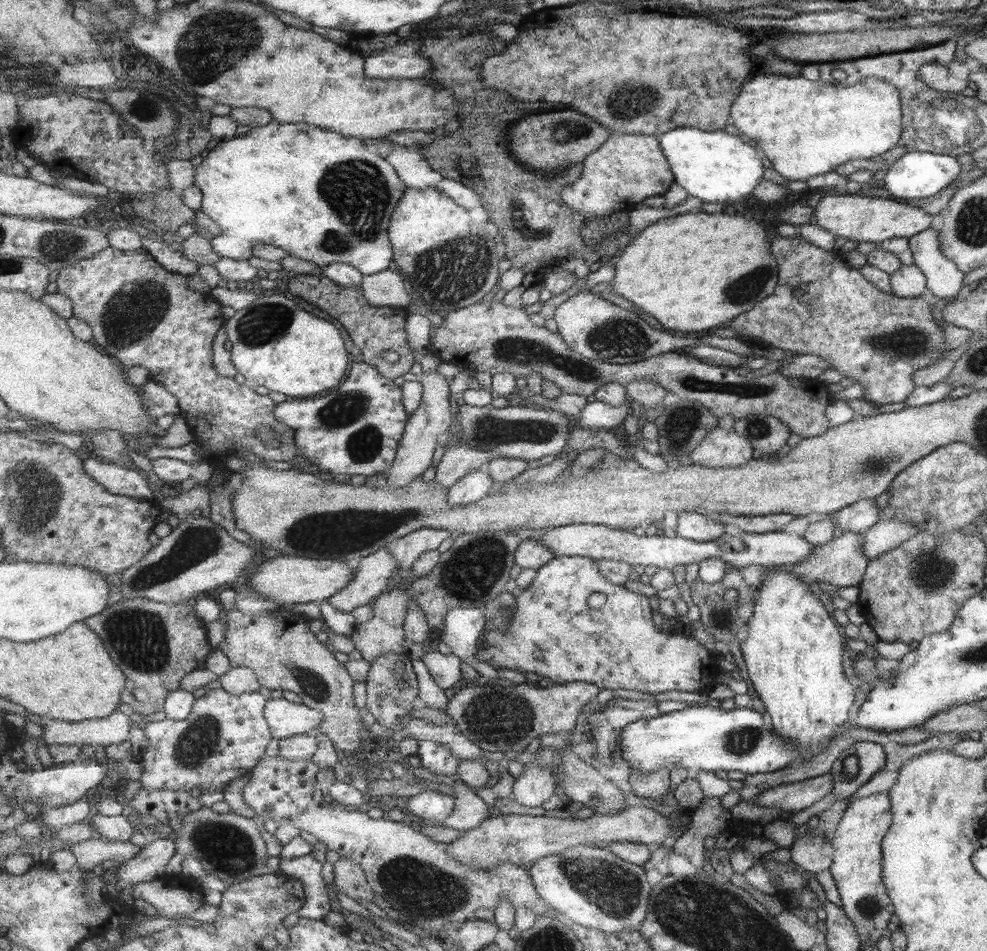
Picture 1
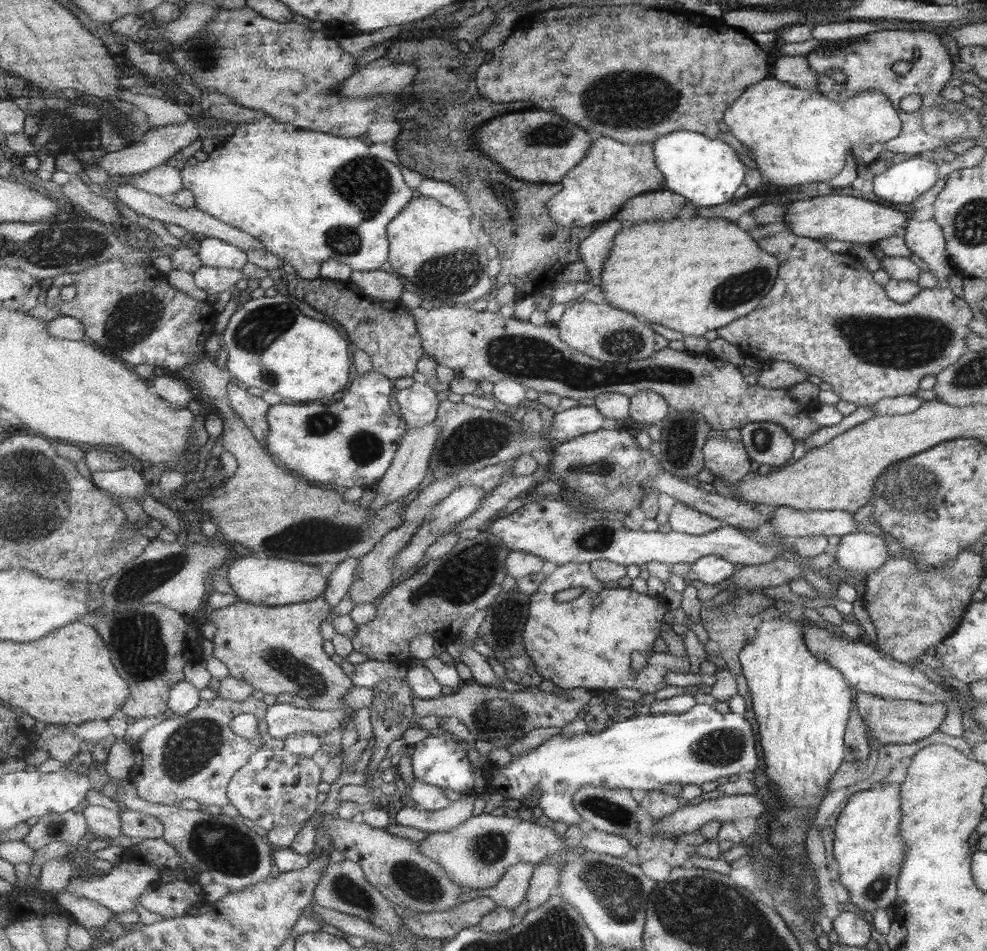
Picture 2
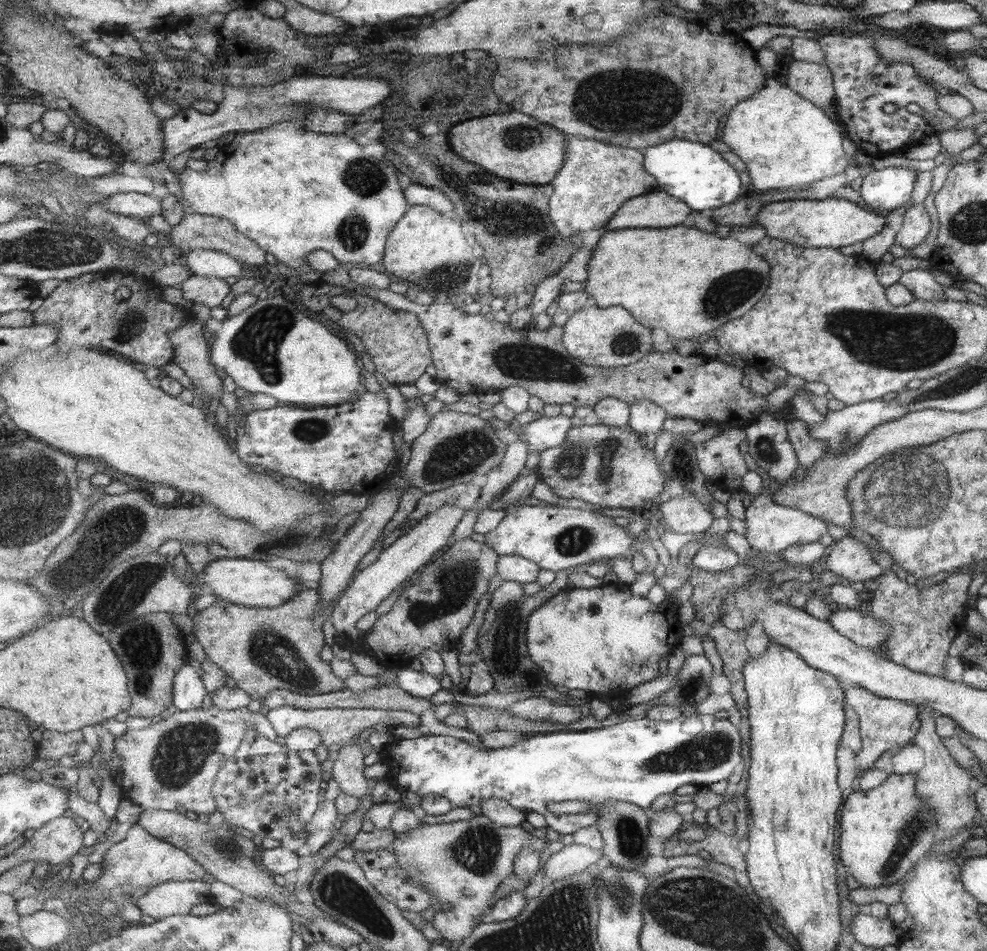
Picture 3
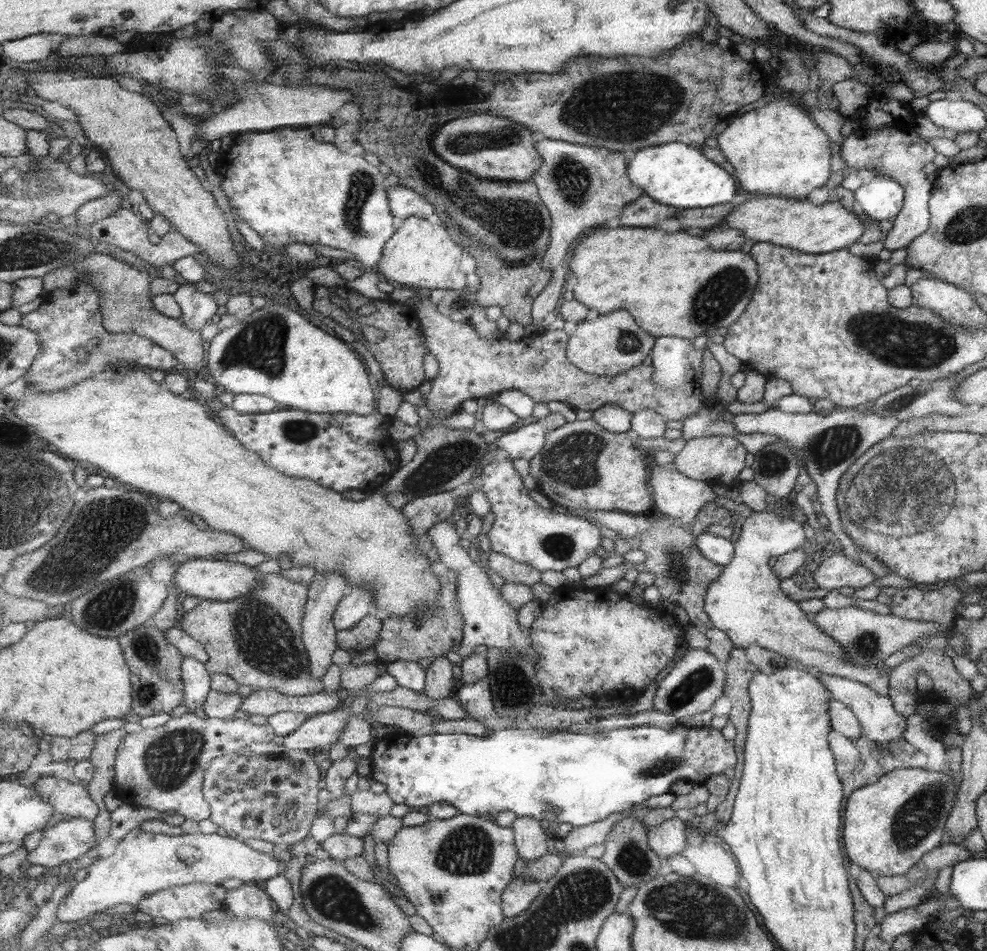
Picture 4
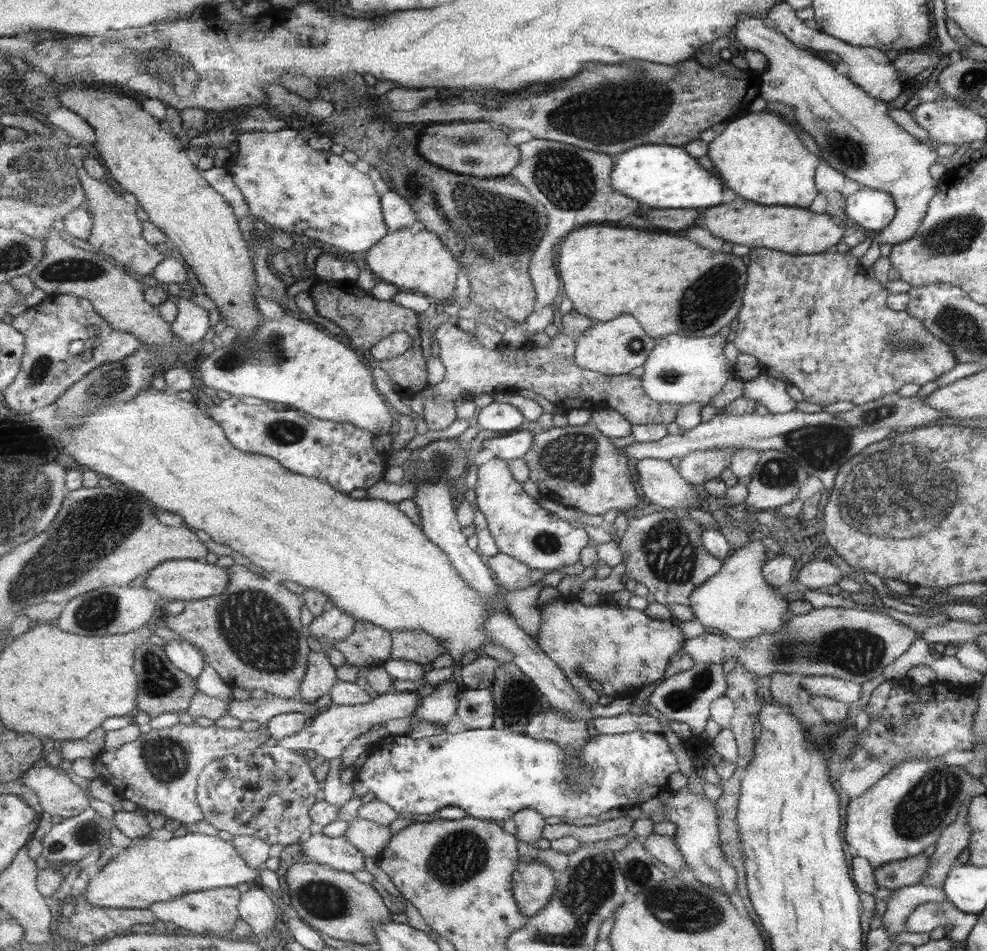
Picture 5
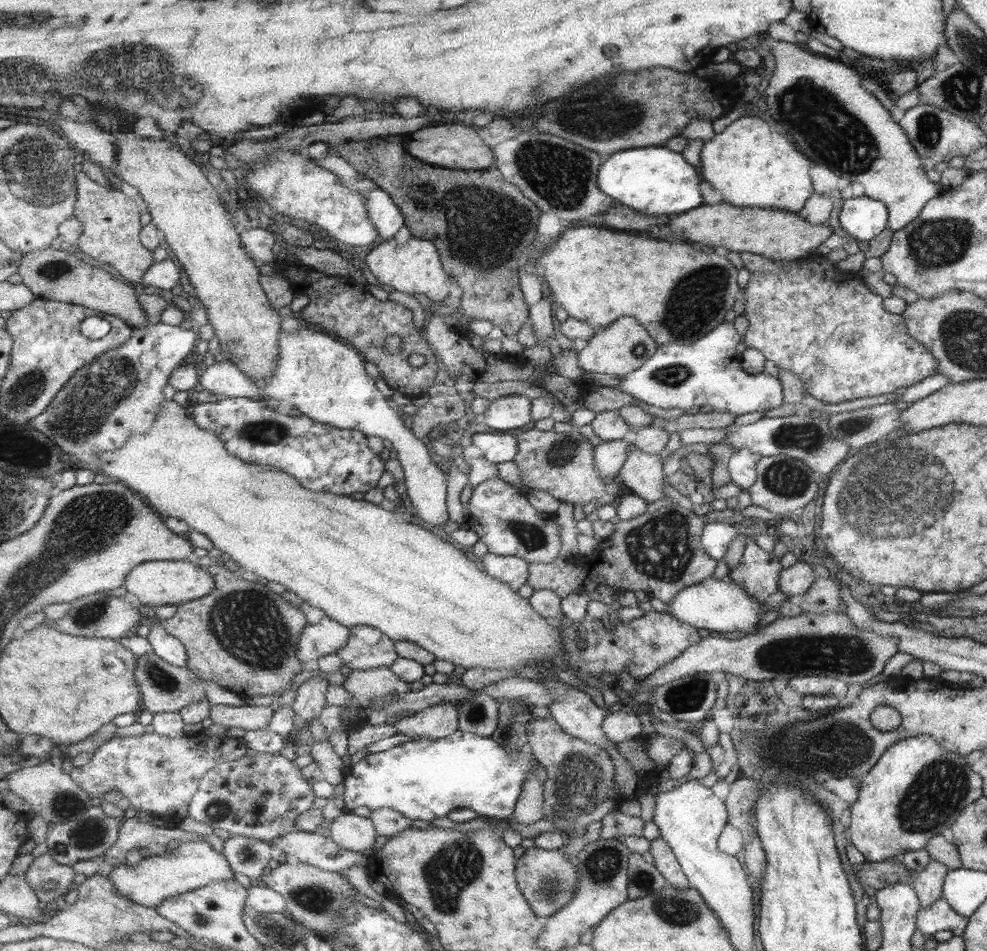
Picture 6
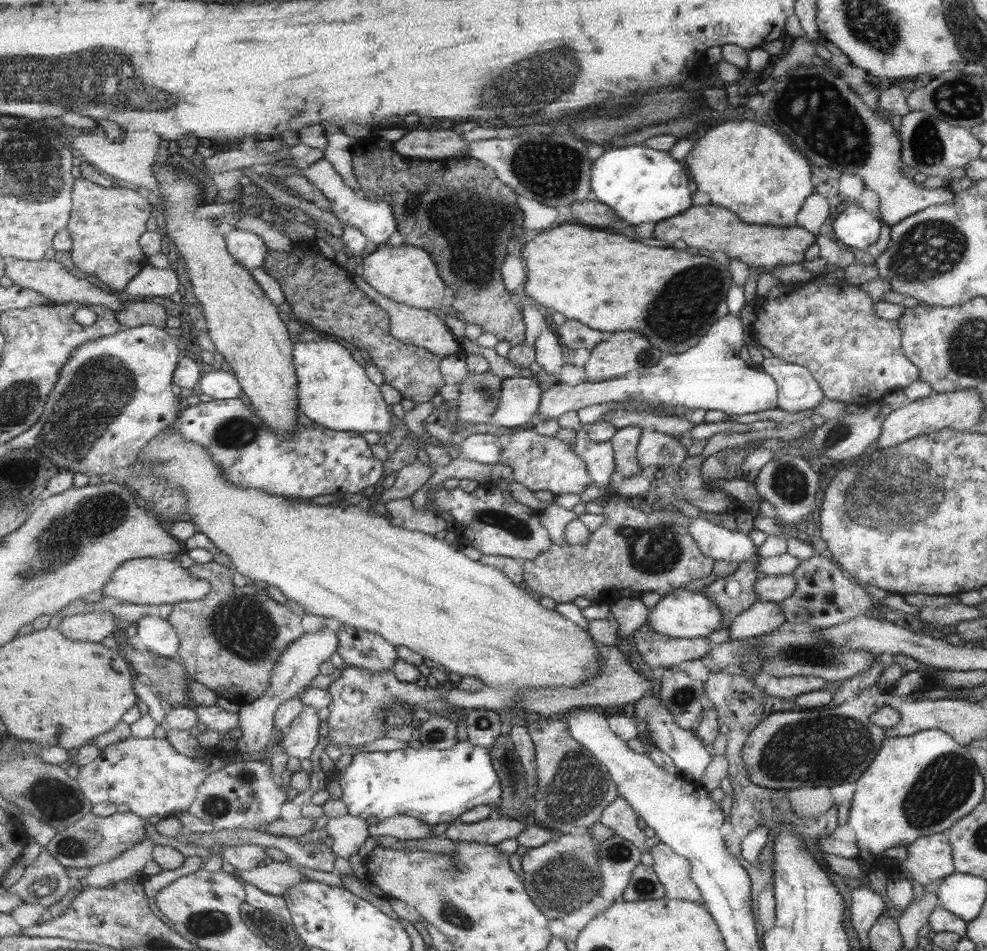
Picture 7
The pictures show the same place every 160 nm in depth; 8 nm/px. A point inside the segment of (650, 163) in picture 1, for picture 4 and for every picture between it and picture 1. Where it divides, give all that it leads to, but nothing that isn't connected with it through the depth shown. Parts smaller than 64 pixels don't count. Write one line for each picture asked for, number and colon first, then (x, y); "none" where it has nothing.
2: (612, 172)
3: (597, 178)
4: (583, 187)

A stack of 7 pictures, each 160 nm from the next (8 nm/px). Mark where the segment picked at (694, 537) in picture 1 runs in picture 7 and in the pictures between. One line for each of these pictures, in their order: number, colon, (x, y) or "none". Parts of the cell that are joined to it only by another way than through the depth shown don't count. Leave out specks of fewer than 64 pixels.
2: (681, 518)
3: (683, 514)
4: (677, 498)
5: (659, 482)
6: (640, 473)
7: (624, 441)

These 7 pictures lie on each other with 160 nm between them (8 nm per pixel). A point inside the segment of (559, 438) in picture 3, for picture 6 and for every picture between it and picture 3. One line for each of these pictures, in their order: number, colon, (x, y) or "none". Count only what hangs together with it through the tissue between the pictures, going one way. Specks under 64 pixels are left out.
4: (525, 442)
5: (515, 445)
6: (501, 447)

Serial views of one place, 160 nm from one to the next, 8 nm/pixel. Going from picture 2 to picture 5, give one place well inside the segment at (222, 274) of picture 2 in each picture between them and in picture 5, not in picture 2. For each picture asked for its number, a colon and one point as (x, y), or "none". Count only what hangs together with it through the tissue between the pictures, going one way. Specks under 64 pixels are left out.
3: (211, 292)
4: (198, 308)
5: (192, 322)

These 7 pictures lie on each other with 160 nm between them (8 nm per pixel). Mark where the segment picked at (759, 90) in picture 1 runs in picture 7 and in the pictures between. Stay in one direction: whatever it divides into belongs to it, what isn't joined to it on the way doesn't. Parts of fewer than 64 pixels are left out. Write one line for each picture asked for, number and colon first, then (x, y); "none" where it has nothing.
2: (794, 136)
3: (781, 136)
4: (776, 149)
5: (757, 156)
6: (749, 166)
7: (746, 168)

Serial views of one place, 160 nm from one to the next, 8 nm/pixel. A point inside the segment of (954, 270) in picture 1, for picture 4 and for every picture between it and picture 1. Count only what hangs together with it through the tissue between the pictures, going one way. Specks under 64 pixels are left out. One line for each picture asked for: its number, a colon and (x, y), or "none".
2: (924, 238)
3: (915, 226)
4: (900, 155)

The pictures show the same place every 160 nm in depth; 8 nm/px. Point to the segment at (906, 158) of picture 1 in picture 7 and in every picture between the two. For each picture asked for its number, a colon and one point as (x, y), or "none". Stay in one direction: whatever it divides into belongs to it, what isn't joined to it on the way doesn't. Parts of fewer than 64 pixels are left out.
2: (902, 182)
3: (887, 189)
4: (880, 198)
5: (873, 210)
6: (862, 218)
7: (854, 228)

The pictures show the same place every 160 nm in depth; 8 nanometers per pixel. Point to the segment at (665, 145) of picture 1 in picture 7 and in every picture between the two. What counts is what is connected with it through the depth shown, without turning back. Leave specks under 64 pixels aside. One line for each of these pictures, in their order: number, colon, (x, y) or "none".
2: (705, 172)
3: (691, 172)
4: (674, 174)
5: (657, 176)
6: (652, 180)
7: (640, 185)

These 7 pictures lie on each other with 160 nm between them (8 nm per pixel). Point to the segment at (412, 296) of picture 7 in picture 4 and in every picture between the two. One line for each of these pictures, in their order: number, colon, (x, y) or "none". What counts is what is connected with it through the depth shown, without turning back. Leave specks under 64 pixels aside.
4: (421, 254)
5: (419, 262)
6: (415, 267)

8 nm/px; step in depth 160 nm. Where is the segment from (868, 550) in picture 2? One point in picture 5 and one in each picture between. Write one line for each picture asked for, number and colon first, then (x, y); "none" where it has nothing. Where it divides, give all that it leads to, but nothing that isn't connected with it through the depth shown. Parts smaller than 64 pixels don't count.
3: (848, 558)
4: (835, 572)
5: (813, 575)

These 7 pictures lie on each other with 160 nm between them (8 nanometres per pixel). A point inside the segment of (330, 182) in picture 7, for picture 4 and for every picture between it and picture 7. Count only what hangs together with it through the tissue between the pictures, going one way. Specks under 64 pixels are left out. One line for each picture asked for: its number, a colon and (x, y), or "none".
4: (405, 203)
5: (398, 213)
6: (388, 219)

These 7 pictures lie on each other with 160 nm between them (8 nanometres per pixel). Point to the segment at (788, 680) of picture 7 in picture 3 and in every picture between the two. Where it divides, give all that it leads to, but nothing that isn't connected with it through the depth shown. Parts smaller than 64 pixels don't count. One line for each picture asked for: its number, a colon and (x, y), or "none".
3: (883, 723)
4: (875, 714)
5: (835, 689)
6: (806, 685)

